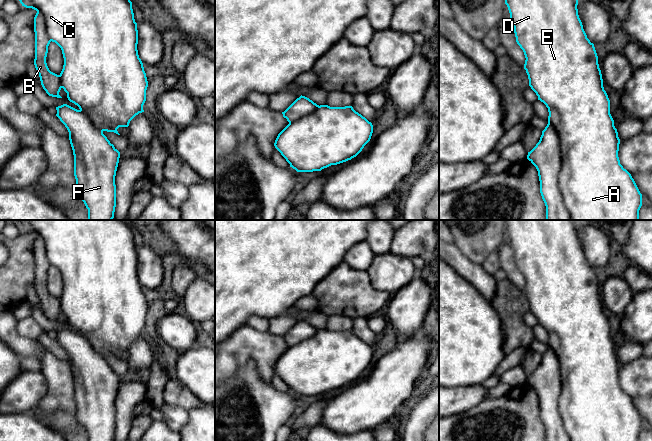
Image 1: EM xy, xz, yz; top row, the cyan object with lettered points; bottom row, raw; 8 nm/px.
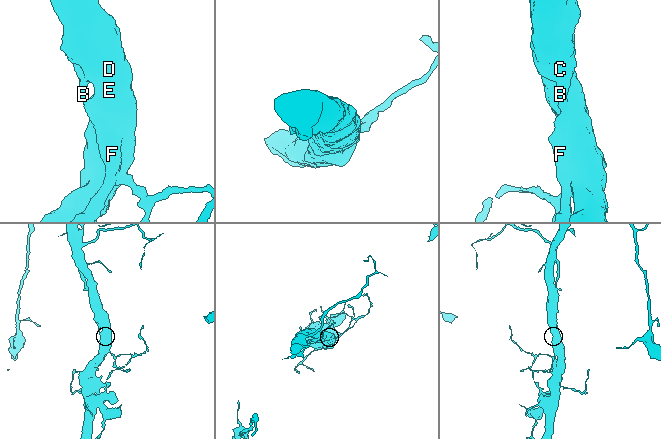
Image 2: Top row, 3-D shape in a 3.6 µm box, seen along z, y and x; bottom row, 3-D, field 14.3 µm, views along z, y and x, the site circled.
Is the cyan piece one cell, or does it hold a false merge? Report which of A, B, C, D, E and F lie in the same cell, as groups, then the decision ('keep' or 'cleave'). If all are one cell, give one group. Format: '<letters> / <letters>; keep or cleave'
A C D E / B F; cleave

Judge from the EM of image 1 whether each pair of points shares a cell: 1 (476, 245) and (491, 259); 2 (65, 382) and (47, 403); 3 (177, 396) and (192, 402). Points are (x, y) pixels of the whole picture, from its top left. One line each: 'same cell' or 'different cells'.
1: different cells
2: same cell
3: same cell

